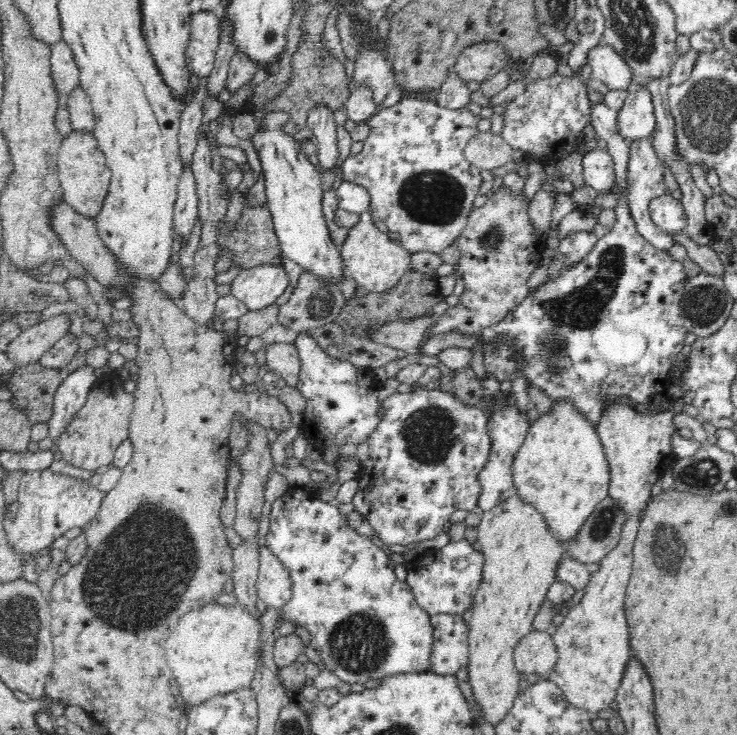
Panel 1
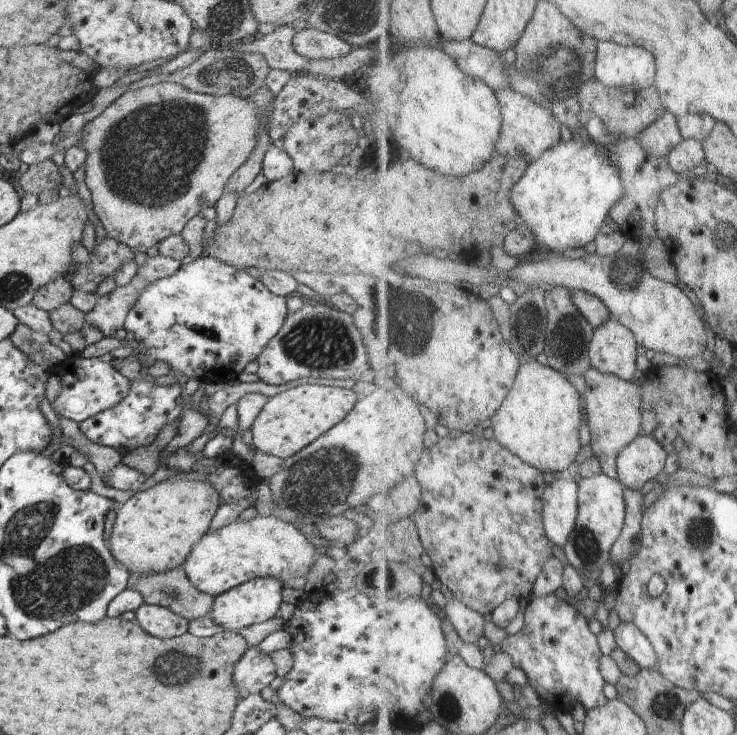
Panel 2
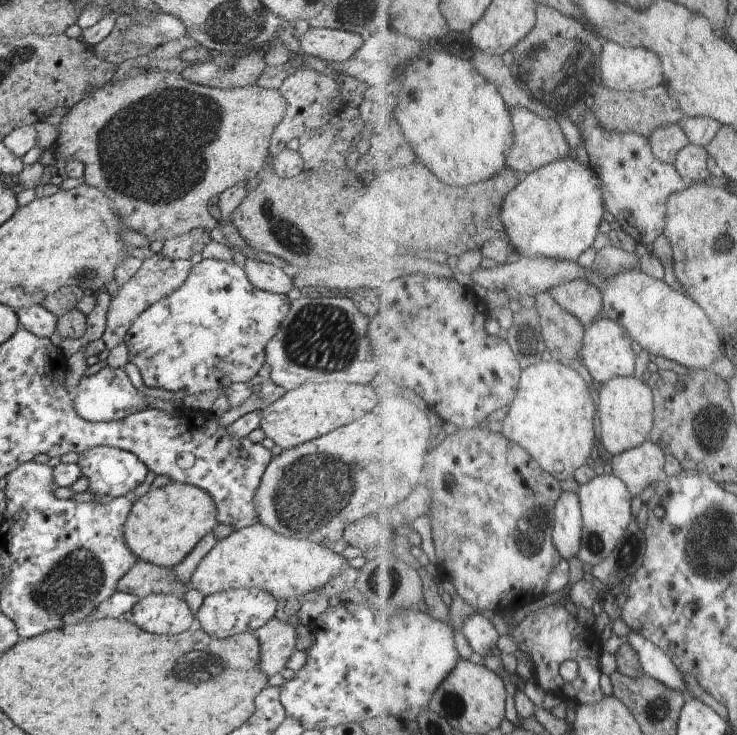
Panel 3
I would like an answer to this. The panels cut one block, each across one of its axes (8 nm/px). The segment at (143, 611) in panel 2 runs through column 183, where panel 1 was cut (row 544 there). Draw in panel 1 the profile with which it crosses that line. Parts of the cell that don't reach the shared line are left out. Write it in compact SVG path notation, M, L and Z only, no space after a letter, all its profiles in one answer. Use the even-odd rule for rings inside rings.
M614 402L612 406L604 408L604 414L600 416L600 422L596 428L610 470L609 497L623 510L625 516L622 538L618 546L608 551L608 554L599 560L595 570L592 570L580 602L573 606L564 621L553 629L552 638L558 651L558 660L554 669L548 674L549 680L564 691L568 702L588 711L593 716L596 716L602 708L608 708L610 703L615 702L618 687L624 679L626 666L630 660L630 630L626 620L625 600L626 588L632 574L634 558L632 548L635 546L639 532L640 514L644 512L644 508L652 498L652 486L663 478L666 470L678 459L672 448L672 436L678 430L674 425L673 415L671 411L655 415L641 414L631 406Z

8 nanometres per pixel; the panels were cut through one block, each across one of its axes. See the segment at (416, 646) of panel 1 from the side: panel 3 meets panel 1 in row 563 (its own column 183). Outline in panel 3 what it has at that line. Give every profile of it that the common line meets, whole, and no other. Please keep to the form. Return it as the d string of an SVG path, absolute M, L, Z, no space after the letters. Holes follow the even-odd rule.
M202 259L193 265L190 276L170 296L164 296L139 314L124 337L128 360L138 370L147 387L195 394L225 389L234 382L246 382L258 374L266 362L266 347L278 332L291 304L287 293L273 293L256 288L240 264L216 259Z

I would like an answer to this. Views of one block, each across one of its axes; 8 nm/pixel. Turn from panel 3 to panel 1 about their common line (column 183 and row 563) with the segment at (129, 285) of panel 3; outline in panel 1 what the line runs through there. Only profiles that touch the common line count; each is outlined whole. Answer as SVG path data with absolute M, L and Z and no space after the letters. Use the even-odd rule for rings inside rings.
M259 548L259 574L257 596L265 604L280 610L292 596L292 579L286 565L270 551L270 548Z

